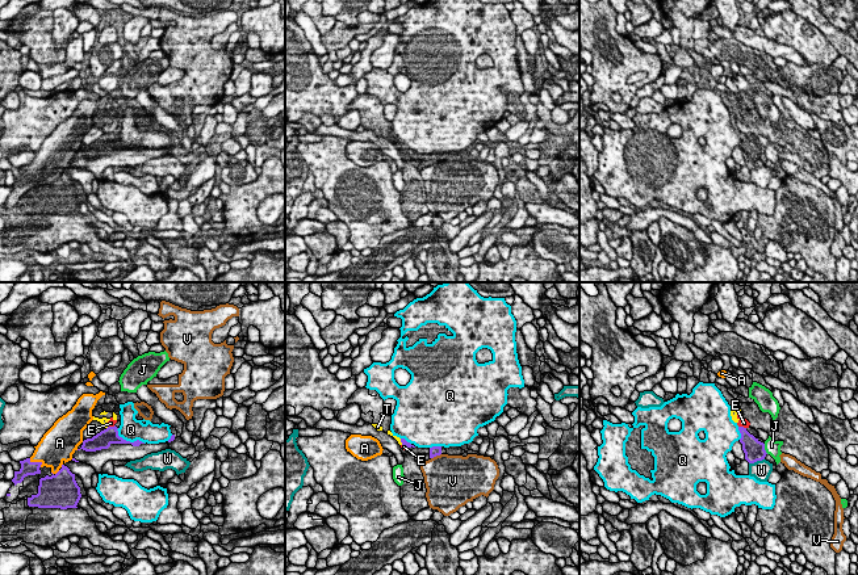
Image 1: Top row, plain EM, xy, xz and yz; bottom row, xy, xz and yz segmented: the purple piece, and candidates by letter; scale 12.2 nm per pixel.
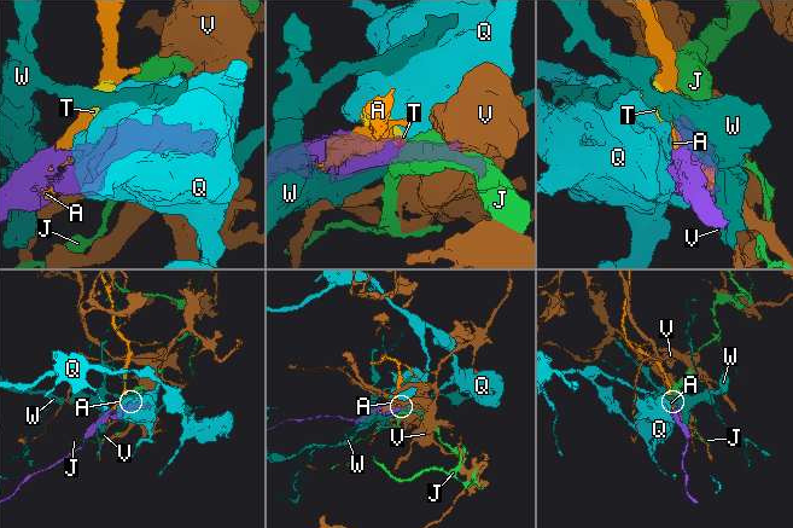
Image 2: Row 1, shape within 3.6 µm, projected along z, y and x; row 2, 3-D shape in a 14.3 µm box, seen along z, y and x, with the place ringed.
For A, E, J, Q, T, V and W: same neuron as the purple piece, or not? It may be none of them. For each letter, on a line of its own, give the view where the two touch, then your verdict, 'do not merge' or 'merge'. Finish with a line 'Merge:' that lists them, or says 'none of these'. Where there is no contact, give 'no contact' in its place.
A: meets purple in xy; merge
E: meets purple in yz; do not merge
J: meets purple in yz; do not merge
Q: meets purple in xy; do not merge
T: meets purple in xz; do not merge
V: meets purple in xz; do not merge
W: meets purple in yz; do not merge
Merge: A

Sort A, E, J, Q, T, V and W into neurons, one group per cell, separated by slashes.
A / E T / J / Q / V / W

